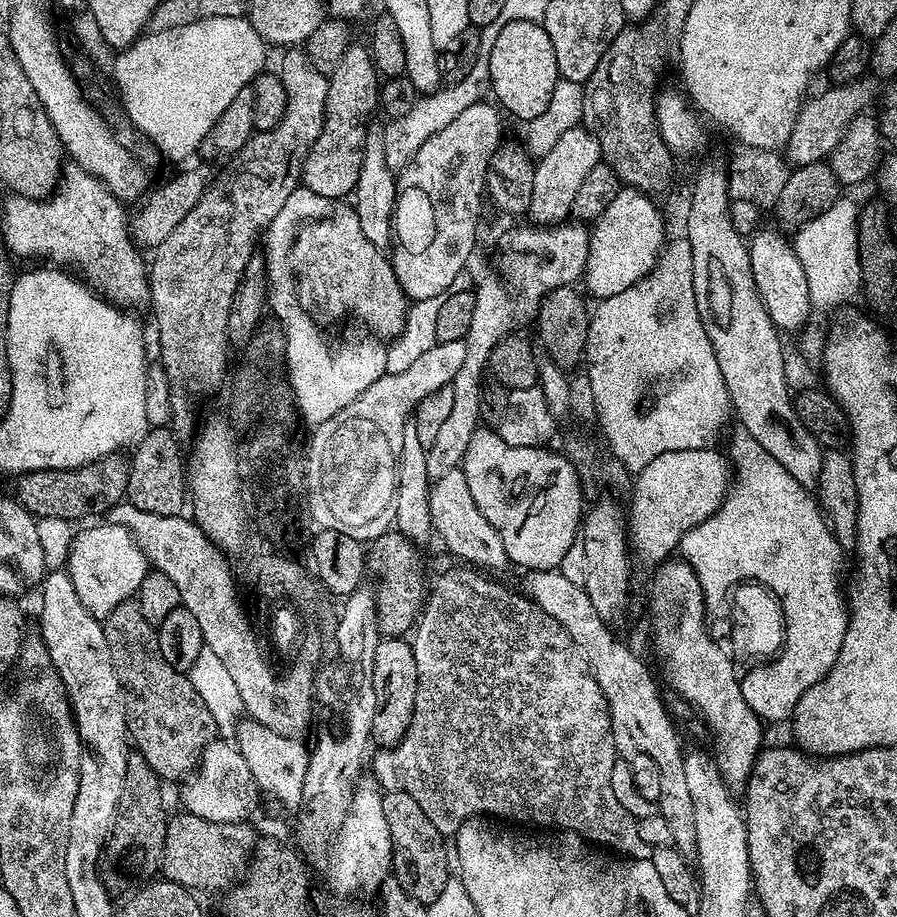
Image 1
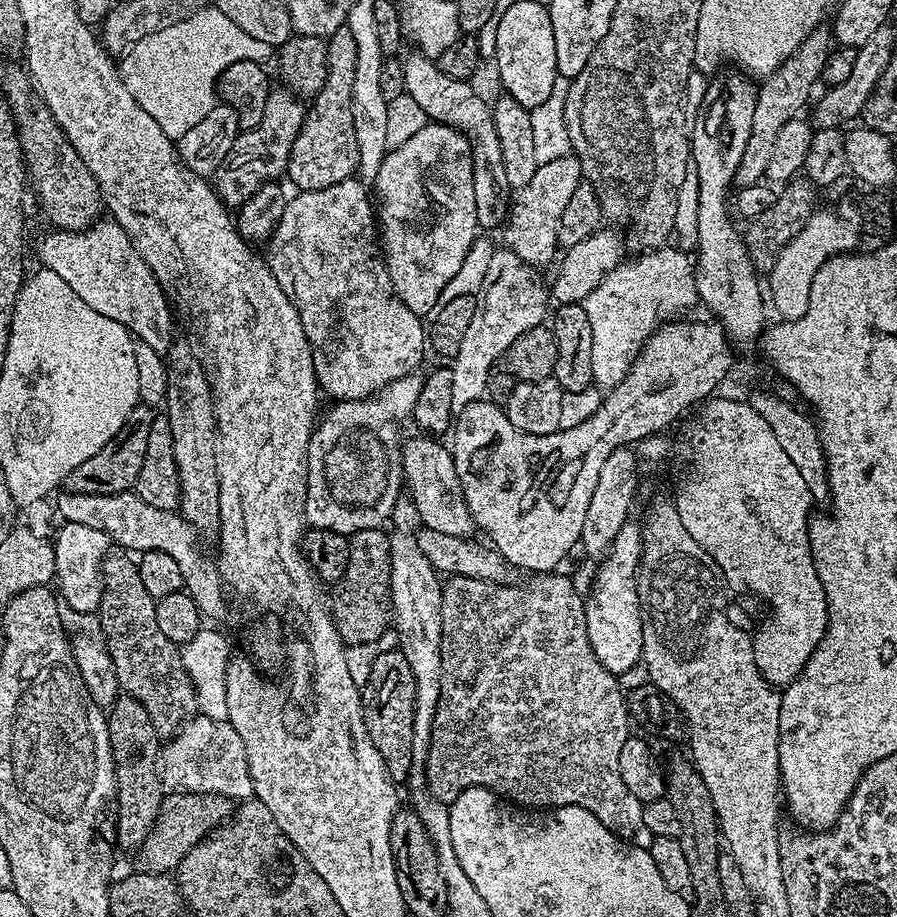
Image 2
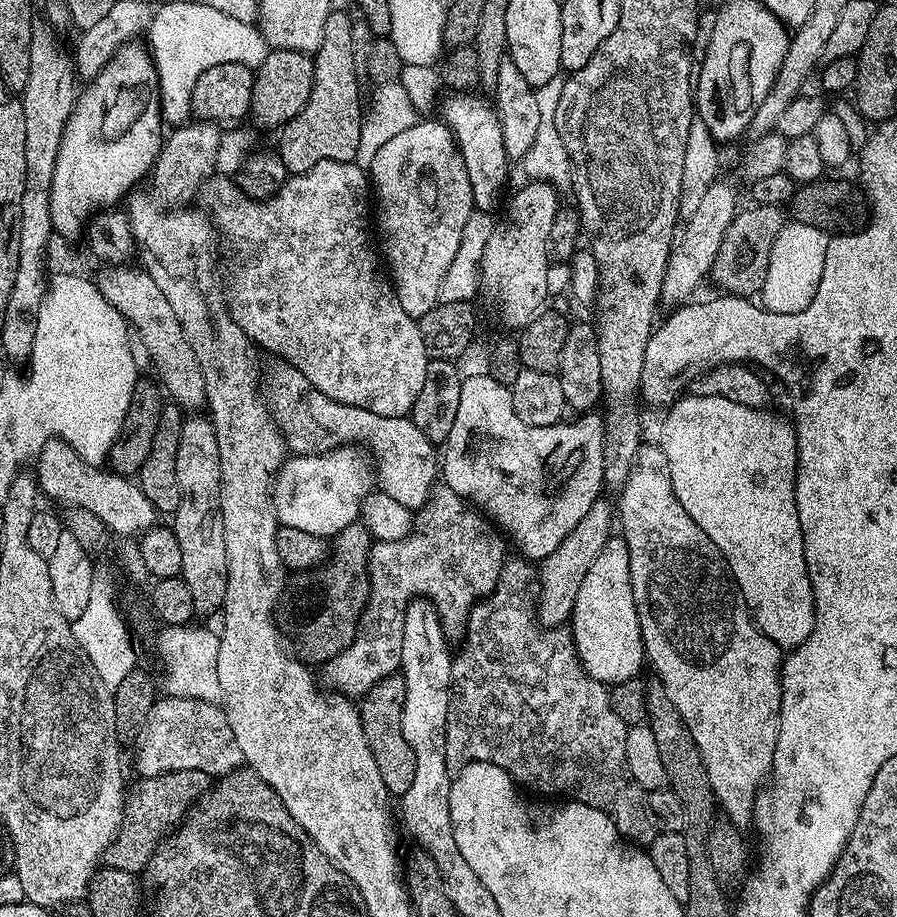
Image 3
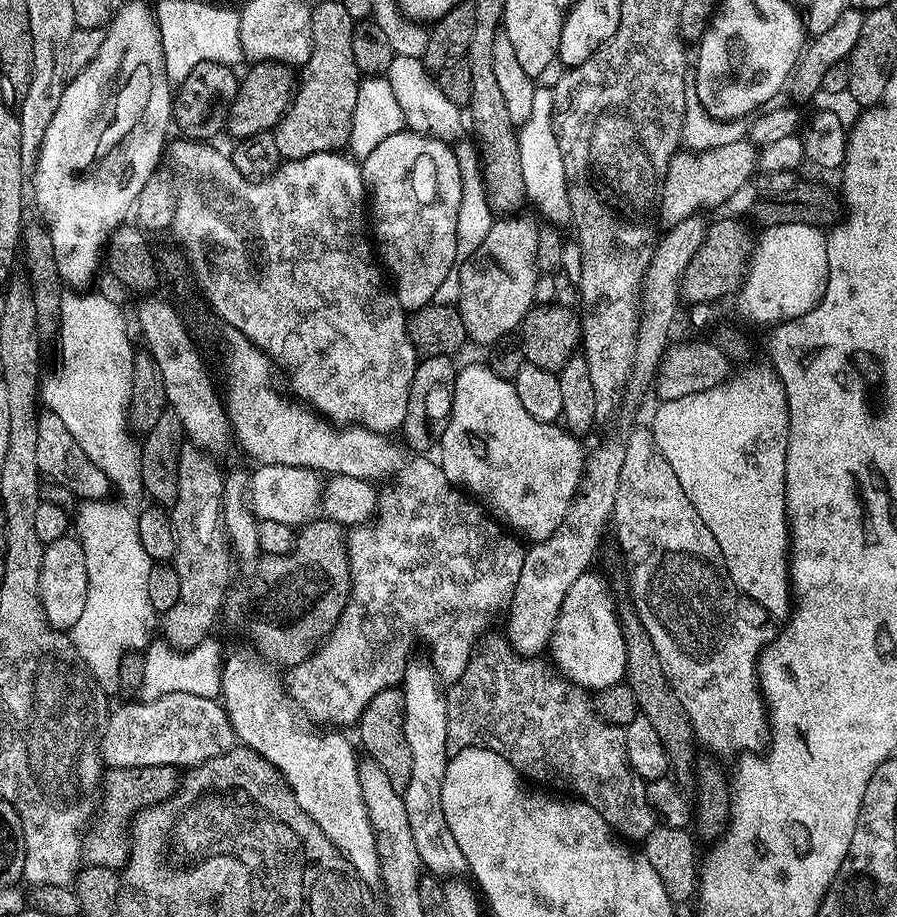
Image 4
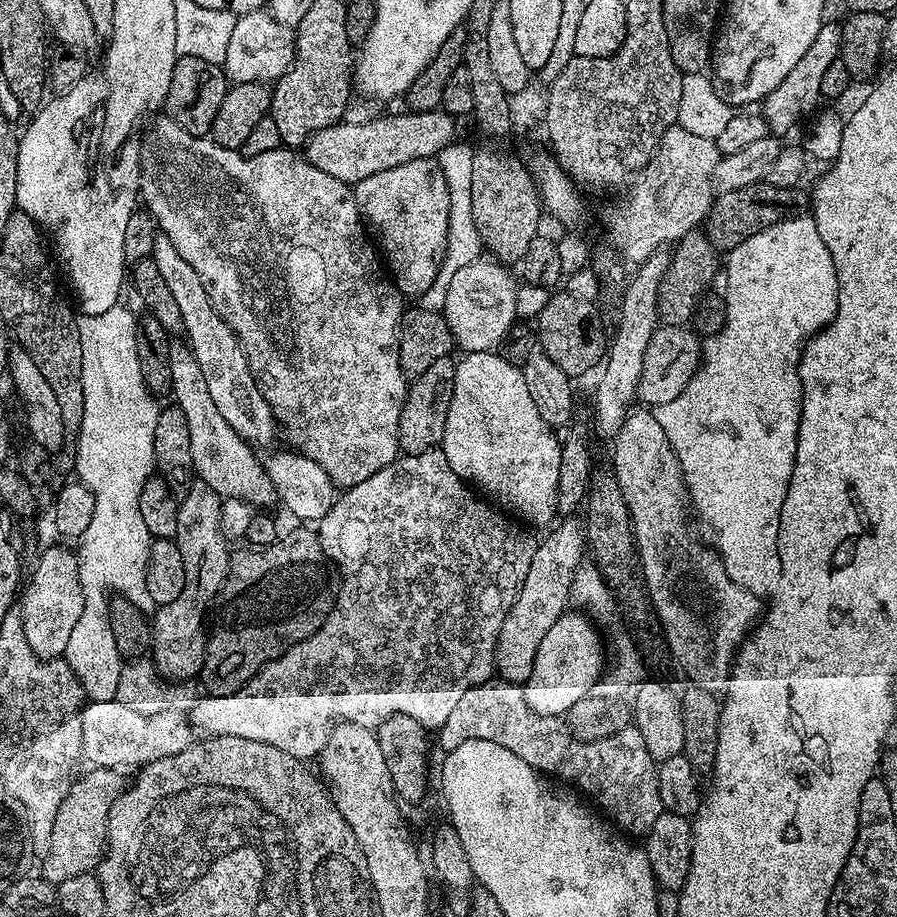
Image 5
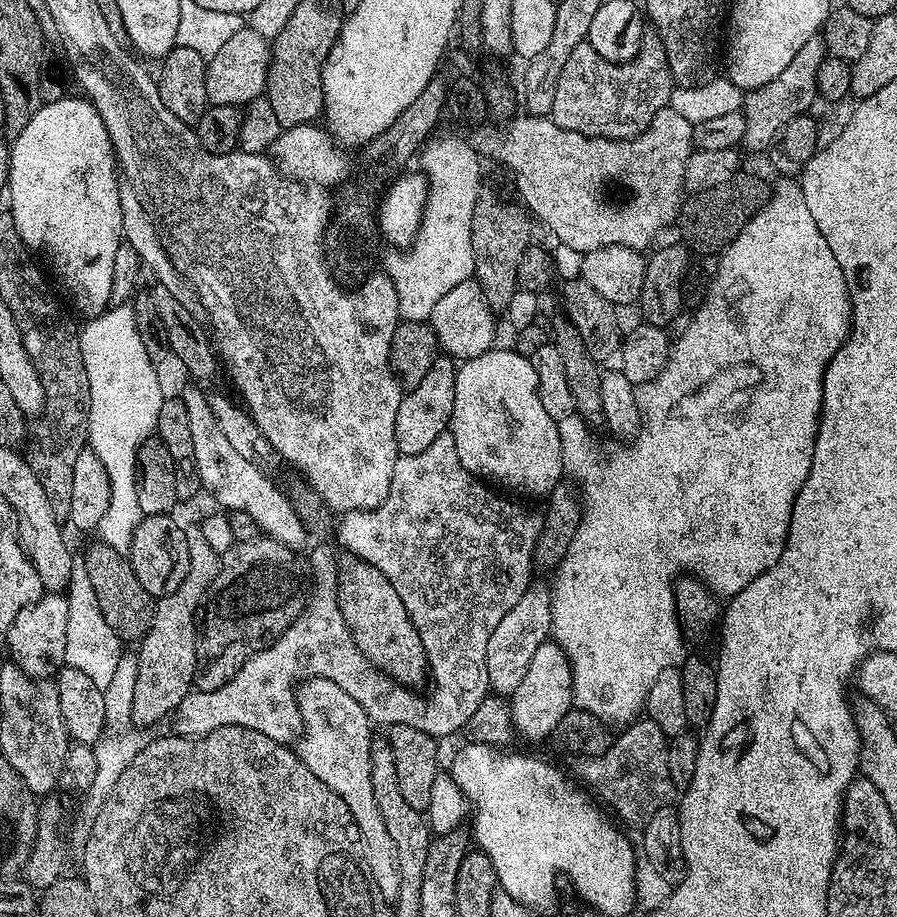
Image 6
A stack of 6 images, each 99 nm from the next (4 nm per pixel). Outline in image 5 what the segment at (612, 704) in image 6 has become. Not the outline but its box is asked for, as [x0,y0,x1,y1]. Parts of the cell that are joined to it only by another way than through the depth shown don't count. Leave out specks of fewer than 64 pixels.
[658,214,838,594]

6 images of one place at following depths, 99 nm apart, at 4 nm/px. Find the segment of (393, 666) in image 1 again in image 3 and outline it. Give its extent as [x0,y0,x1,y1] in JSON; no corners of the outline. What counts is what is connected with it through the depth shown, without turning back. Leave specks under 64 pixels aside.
[358,674,414,798]

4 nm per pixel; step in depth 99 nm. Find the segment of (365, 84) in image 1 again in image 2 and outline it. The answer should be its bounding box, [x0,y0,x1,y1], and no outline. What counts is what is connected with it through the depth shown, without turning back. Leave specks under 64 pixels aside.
[287,26,360,192]

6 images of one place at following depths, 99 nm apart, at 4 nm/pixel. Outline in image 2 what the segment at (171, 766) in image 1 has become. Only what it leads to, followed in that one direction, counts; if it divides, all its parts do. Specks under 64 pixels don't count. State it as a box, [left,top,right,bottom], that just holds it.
[98,550,197,737]

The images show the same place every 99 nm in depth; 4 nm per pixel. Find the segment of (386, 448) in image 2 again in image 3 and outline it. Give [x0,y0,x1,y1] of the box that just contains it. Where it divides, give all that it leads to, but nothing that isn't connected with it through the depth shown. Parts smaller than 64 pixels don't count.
[272,446,374,538]

